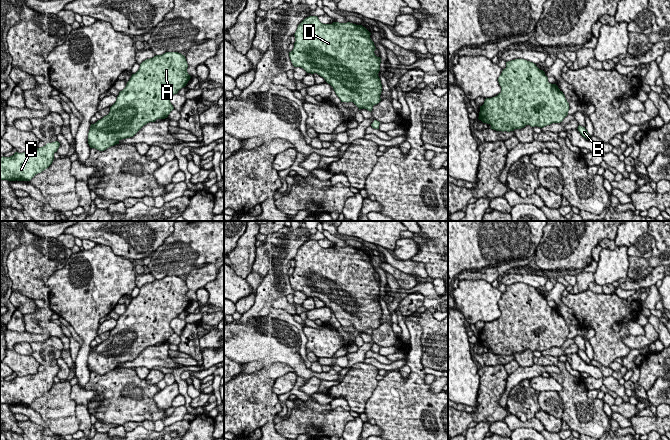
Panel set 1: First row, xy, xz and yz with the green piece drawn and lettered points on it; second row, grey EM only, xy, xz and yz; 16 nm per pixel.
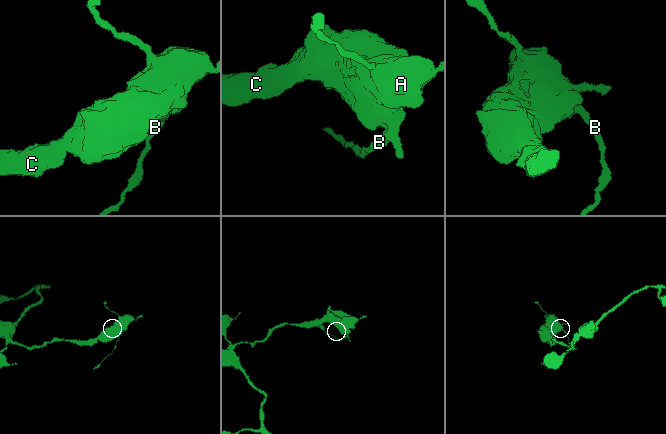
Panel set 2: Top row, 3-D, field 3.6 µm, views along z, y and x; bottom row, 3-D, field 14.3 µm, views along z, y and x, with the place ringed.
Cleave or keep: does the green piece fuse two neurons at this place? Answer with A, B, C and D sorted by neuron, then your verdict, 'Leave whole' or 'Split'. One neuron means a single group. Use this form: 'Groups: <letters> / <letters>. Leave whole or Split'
Groups: A B C D. Leave whole

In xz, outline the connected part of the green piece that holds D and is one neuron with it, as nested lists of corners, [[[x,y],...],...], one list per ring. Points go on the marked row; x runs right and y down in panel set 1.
[[[309,16],[297,27],[294,34],[296,41],[293,50],[289,52],[289,57],[294,67],[301,67],[307,73],[317,73],[323,77],[333,87],[341,102],[353,102],[359,110],[364,108],[371,112],[373,106],[381,101],[382,84],[378,76],[381,58],[374,53],[377,48],[370,35],[371,33],[362,25],[350,22],[323,24],[317,16]]]

